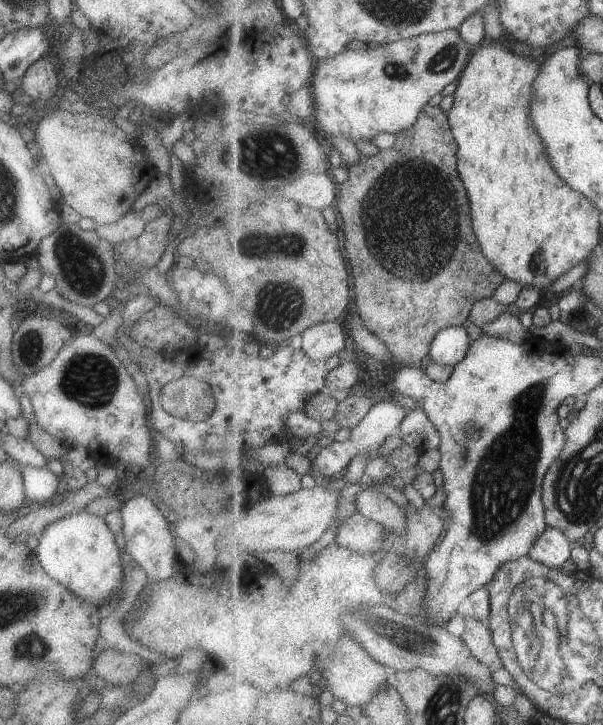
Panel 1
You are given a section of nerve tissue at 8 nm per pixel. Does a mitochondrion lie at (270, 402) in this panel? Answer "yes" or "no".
no

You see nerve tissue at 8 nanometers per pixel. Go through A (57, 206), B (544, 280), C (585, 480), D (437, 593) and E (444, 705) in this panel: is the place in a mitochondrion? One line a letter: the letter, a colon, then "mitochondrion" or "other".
A: other
B: other
C: mitochondrion
D: other
E: mitochondrion

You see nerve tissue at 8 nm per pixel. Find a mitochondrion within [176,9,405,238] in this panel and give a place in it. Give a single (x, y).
(277, 154)

